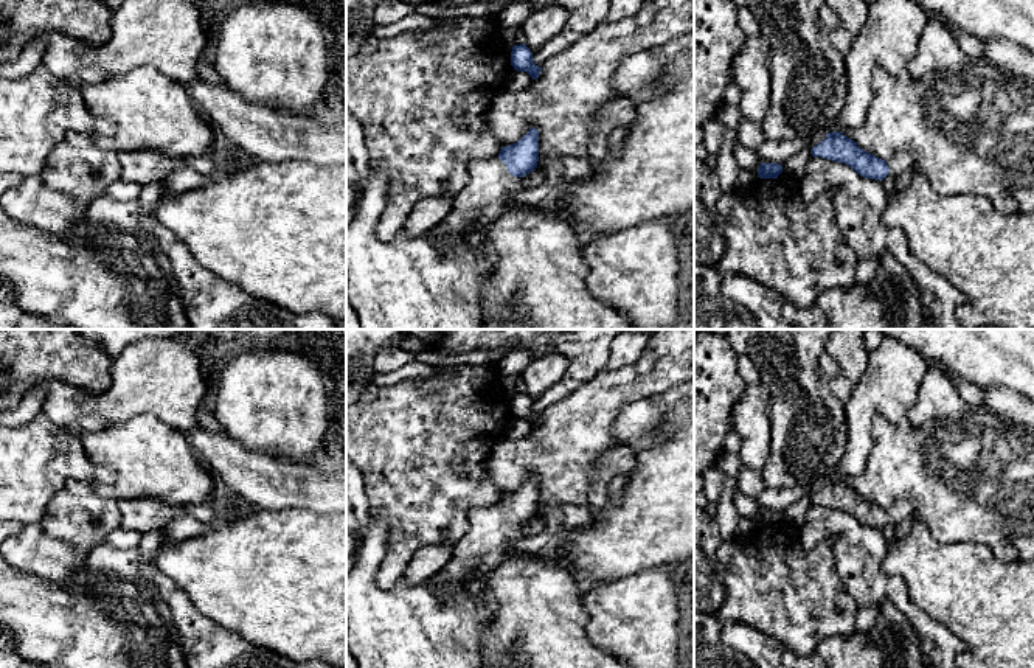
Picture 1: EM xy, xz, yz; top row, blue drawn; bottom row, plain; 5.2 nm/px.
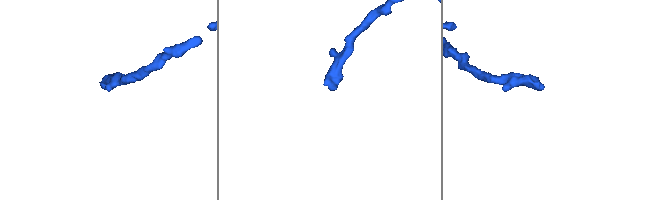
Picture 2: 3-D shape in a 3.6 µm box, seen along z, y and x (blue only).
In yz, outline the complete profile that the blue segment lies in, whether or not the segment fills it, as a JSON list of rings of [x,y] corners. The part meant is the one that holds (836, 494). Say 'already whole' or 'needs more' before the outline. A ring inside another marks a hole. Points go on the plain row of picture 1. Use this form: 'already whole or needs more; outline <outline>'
needs more; outline [[[829,480],[826,486],[812,496],[812,505],[821,505],[851,514],[865,527],[883,528],[888,522],[900,525],[908,517],[916,517],[916,510],[908,502],[896,502],[882,508],[857,494],[843,480]]]

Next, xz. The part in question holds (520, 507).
needs more; outline [[[531,475],[517,491],[503,494],[491,508],[469,513],[470,534],[453,547],[453,556],[430,581],[449,598],[460,587],[477,587],[481,578],[506,559],[512,542],[526,538],[520,528],[537,516],[539,478]]]

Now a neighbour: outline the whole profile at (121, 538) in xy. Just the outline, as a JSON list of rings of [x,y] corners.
[[[120,525],[107,534],[106,542],[120,550],[137,548],[141,536],[138,531]]]

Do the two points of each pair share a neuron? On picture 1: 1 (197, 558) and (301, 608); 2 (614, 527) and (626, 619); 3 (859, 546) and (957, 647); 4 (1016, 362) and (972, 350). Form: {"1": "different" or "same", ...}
{"1": "same", "2": "different", "3": "same", "4": "same"}

